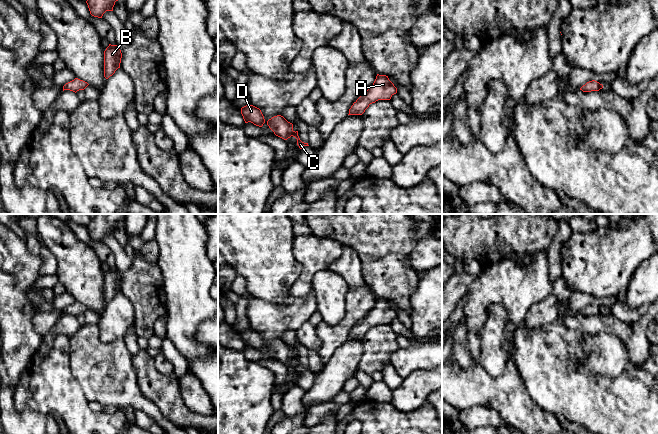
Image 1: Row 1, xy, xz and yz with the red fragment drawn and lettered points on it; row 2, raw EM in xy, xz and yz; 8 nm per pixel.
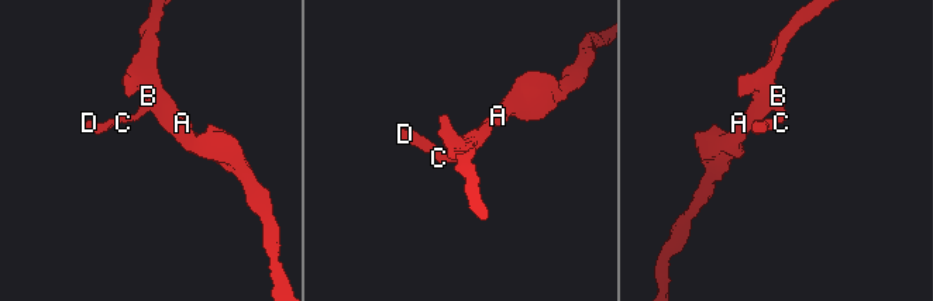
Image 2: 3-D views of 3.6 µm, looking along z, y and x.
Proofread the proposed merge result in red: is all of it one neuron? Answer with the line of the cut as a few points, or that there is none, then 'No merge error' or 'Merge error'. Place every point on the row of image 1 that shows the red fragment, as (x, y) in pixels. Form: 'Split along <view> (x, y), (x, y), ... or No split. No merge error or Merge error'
No split. No merge error

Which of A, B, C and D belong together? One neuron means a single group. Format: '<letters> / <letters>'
A B C D

